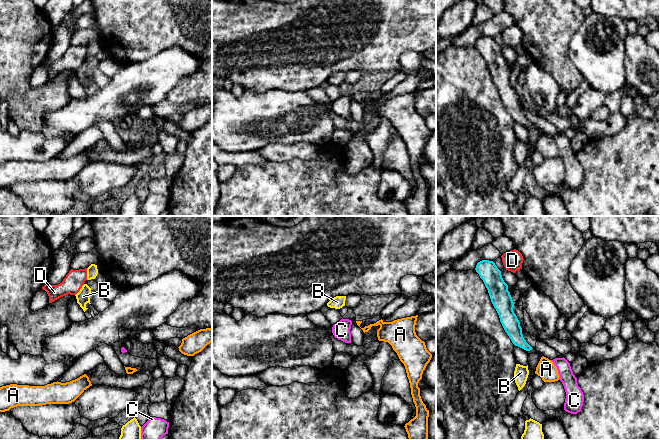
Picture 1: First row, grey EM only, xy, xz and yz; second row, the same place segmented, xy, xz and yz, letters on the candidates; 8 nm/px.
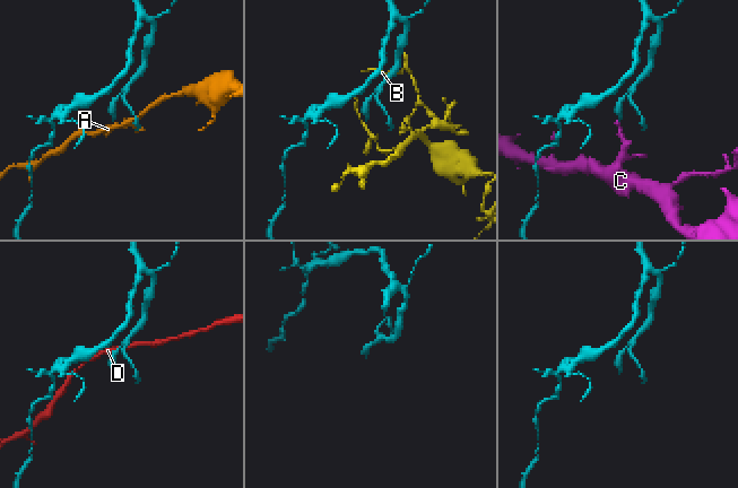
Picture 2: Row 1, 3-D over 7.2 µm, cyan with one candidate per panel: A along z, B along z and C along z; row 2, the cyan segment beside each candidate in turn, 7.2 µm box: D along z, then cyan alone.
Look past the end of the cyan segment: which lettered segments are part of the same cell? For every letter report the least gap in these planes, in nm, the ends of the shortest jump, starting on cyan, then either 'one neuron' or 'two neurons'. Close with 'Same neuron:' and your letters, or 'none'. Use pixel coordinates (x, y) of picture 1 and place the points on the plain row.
A: gap 100 nm; span yz (532, 124), (541, 133); two neurons
B: gap 120 nm; span yz (527, 126), (527, 141); two neurons
C: gap 100 nm; span yz (532, 124), (542, 132); one neuron
D: gap 50 nm; span yz (500, 47), (505, 44); two neurons
Same neuron: C

